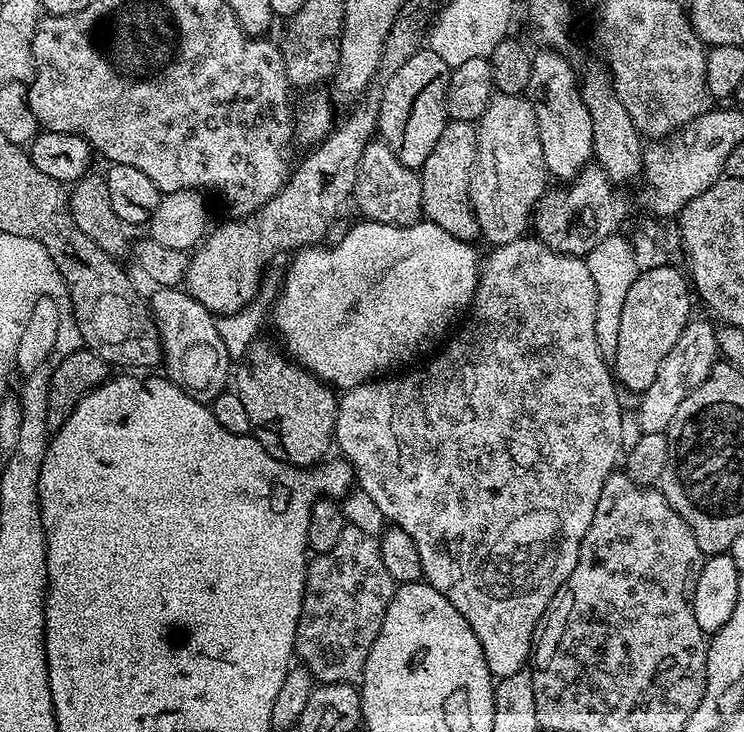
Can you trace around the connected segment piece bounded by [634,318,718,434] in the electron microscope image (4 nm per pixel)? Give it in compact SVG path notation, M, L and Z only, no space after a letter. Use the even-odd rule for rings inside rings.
M699 318L689 320L686 330L682 330L682 338L674 342L674 350L670 350L662 366L658 366L658 375L654 382L650 382L648 389L640 393L640 405L634 409L637 429L646 434L667 433L674 413L678 406L682 406L686 394L698 390L698 386L708 380L708 375L717 362L716 328Z

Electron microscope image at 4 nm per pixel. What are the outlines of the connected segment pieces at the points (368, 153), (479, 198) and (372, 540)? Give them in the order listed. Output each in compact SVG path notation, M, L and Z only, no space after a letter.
M374 138L364 147L351 199L354 204L356 200L364 220L373 220L379 224L410 226L419 222L424 216L419 171L402 166L402 162L394 158L390 146L380 138Z
M493 95L486 111L482 113L476 129L478 154L476 169L472 171L470 198L474 214L478 218L480 236L489 240L489 245L505 244L521 239L529 231L536 205L544 197L550 177L542 158L542 142L538 138L538 122L531 100L524 96Z
M345 526L342 535L338 537L338 542L334 545L334 550L329 552L321 552L313 555L308 561L308 573L304 575L304 601L302 602L302 610L298 618L298 626L294 634L294 656L297 661L312 675L313 681L320 684L355 684L359 685L364 679L364 667L366 666L366 658L370 658L370 650L374 646L374 638L378 638L378 630L382 630L382 622L386 610L390 606L392 596L397 590L396 581L390 578L386 566L382 563L382 550L380 549L379 539L365 531L356 529L351 526Z

